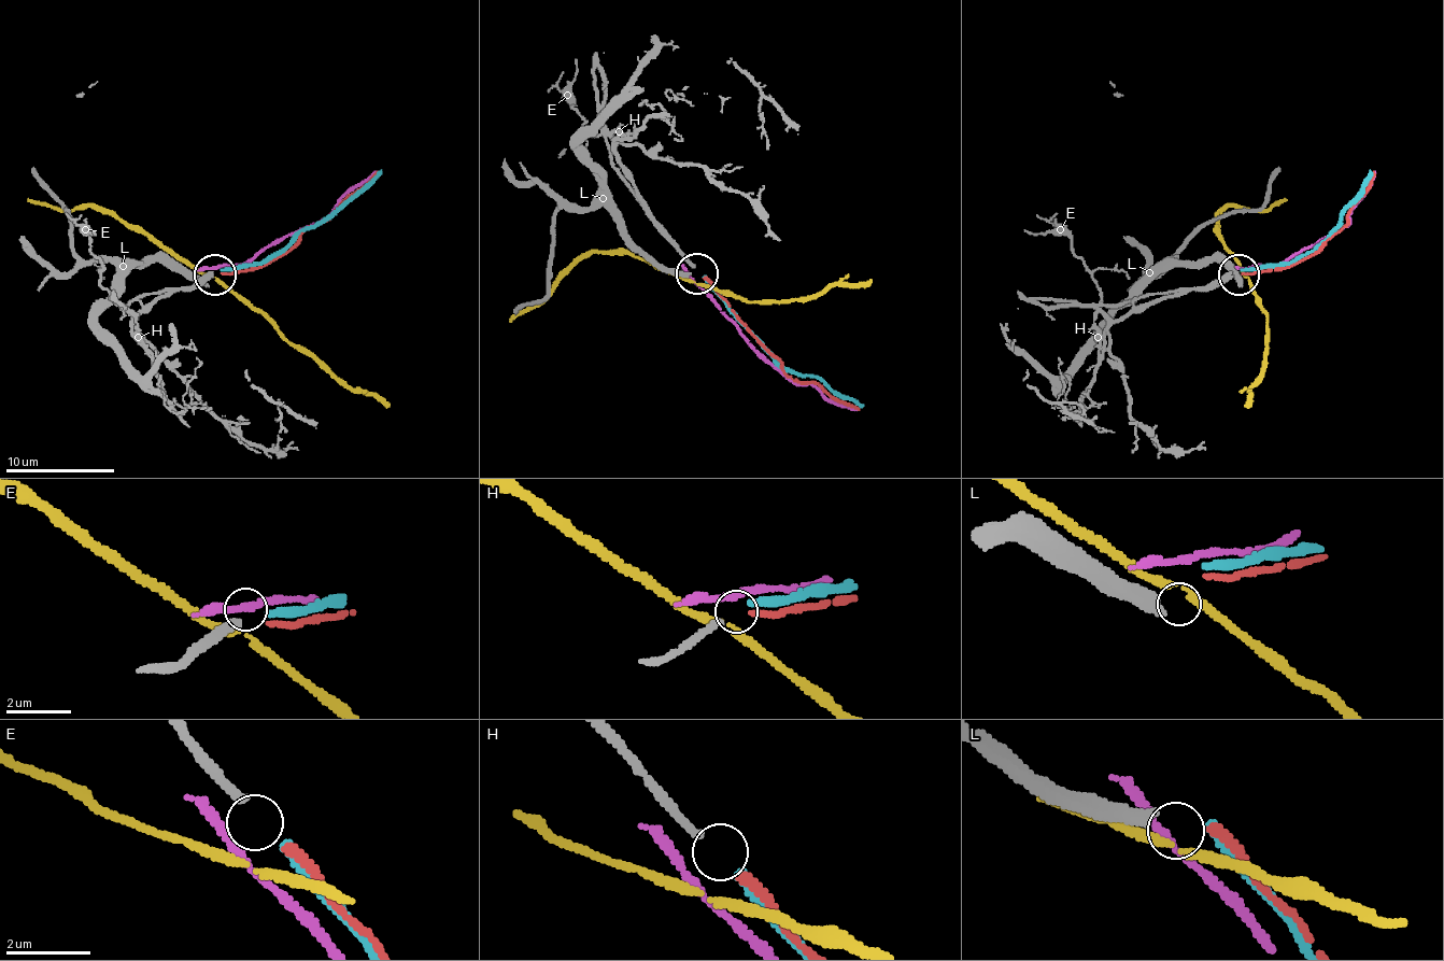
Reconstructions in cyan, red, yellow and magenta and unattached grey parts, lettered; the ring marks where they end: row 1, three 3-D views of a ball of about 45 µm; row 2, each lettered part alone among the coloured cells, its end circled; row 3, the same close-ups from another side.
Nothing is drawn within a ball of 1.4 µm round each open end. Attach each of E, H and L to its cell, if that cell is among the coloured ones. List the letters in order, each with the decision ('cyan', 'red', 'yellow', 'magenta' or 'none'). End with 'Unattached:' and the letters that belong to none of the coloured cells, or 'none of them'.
E: cyan
H: red
L: none
Unattached: L

